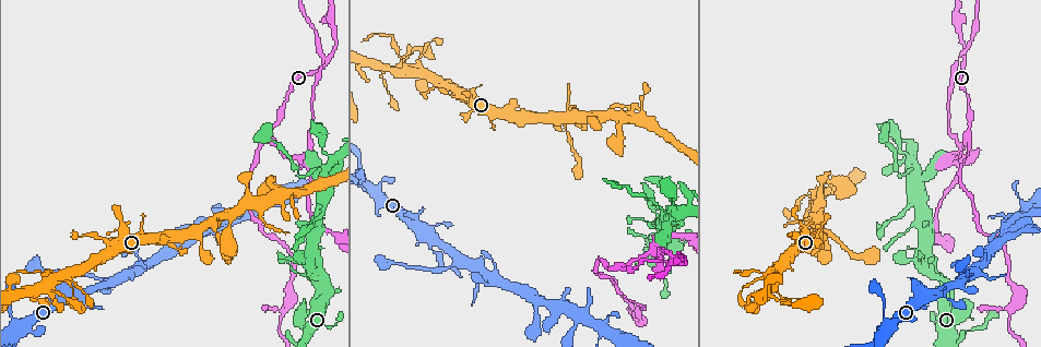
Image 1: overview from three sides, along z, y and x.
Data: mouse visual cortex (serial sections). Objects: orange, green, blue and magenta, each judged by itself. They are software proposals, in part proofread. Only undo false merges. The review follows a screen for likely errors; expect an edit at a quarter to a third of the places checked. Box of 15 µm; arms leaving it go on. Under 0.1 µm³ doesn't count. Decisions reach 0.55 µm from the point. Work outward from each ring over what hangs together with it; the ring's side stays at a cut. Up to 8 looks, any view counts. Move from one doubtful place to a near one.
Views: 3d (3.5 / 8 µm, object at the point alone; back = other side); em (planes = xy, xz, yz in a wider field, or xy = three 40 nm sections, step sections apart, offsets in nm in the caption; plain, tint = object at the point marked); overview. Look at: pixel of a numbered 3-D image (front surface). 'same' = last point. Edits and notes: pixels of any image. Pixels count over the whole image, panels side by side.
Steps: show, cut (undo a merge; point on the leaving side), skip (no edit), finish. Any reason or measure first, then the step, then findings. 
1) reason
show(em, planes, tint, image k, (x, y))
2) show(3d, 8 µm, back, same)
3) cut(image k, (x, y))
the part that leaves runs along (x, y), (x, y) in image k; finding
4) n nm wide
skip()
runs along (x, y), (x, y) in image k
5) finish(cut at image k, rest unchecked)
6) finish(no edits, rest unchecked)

show(3d, 3.5 µm, back, image 1, (393, 74))

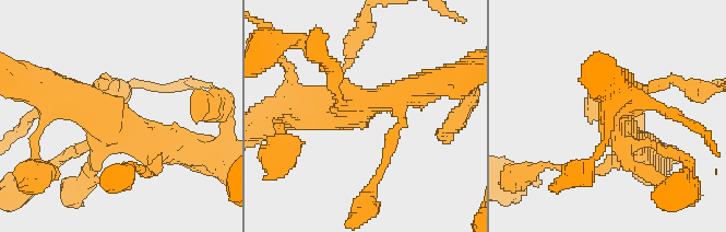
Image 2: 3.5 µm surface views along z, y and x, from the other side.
need the tissue
show(em, xy, step 1, tint, image 2, (616, 119))

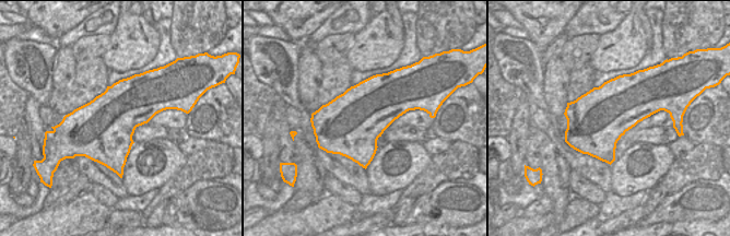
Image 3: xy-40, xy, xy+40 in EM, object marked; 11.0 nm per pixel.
skip()
runs along (47, 92), (175, 142) in image 2; continuous, no second cell

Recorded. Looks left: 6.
abrupt turn
show(3d, 3.5 µm, back, image 1, (958, 281))

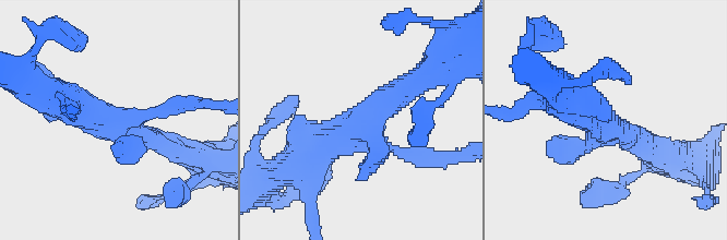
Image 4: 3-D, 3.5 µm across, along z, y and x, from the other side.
need the tissue
show(em, planes, tint, image 4, (360, 123))

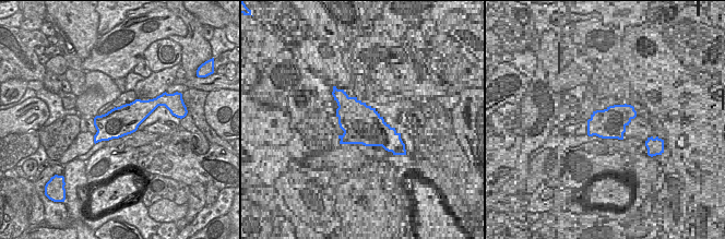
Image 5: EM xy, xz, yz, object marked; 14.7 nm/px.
skip()
one cell here

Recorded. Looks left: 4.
abrupt turn
show(3d, 3.5 µm, image 1, (900, 176))

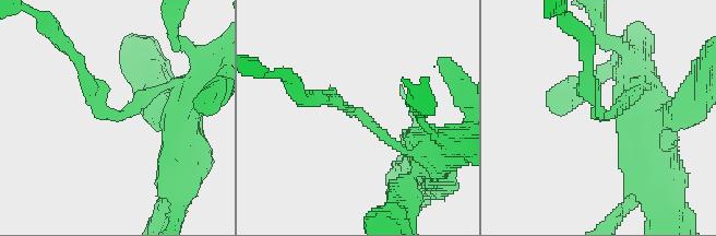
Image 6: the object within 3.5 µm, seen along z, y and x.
arms of 150, 150 nm
show(em, planes, tint, image 6, (602, 113))

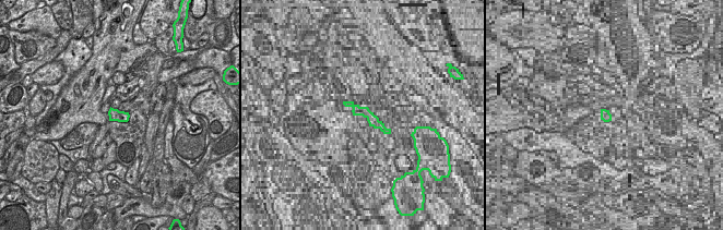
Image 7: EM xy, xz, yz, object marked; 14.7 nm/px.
show(em, xy, step 5, tint, same)

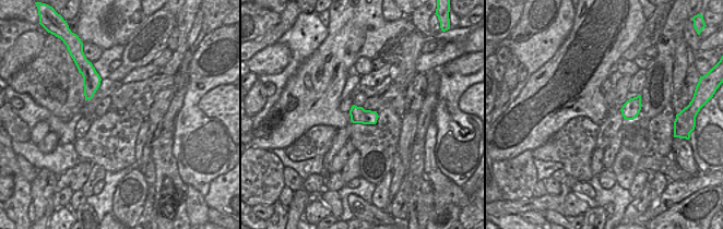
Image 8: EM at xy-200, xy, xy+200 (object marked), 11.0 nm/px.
skip()
runs along (409, 153), (335, 99), (315, 99) in image 6; one cell here

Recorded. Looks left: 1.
finish(no edits, rest unchecked)

